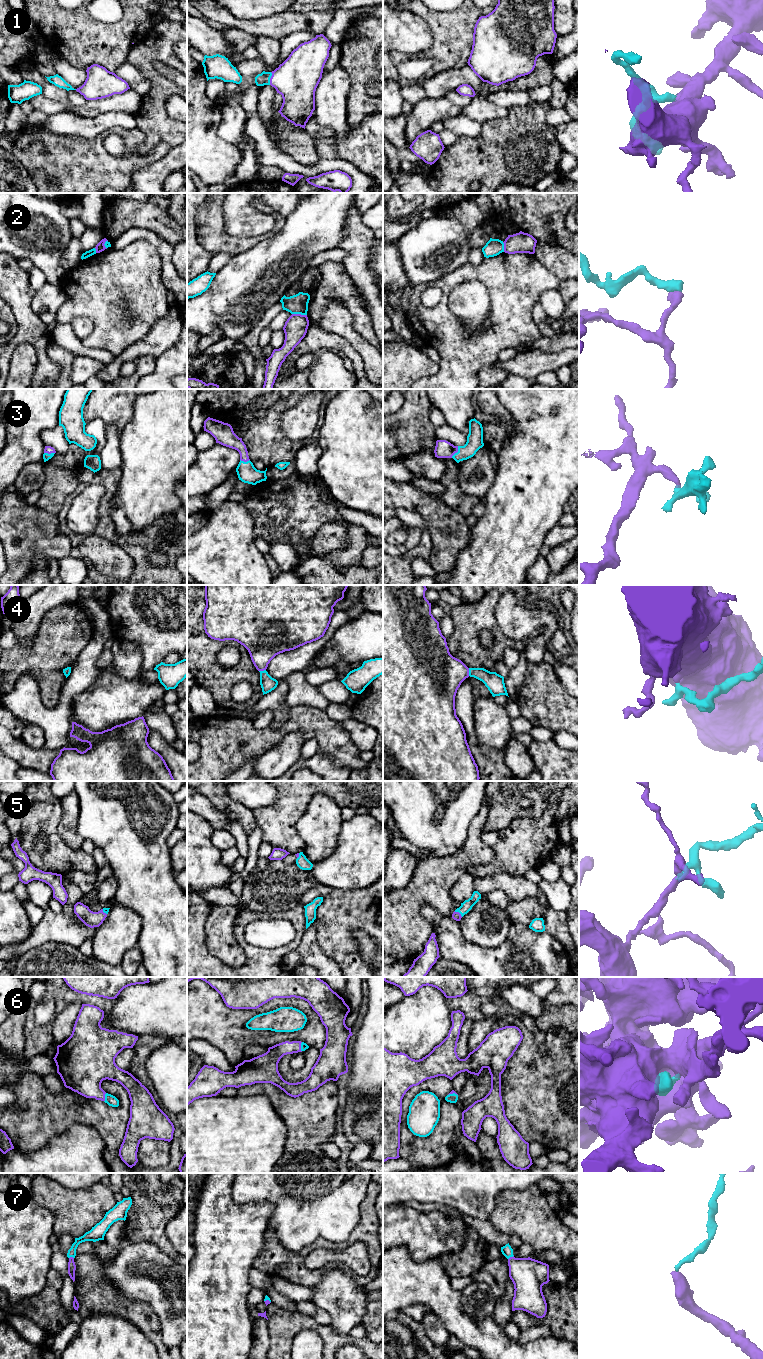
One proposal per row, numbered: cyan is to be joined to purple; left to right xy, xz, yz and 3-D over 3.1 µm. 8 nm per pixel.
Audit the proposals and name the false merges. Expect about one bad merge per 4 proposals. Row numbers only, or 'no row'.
2

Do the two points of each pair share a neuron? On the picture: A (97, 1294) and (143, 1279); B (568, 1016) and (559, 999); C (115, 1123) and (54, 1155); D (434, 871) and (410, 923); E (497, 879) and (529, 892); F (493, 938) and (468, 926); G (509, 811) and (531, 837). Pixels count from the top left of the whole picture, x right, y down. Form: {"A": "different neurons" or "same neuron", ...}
{"A": "different neurons", "B": "different neurons", "C": "different neurons", "D": "same neuron", "E": "same neuron", "F": "same neuron", "G": "different neurons"}

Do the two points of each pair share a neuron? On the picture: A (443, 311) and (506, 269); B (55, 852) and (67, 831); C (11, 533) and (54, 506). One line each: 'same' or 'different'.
A: same
B: different
C: different

